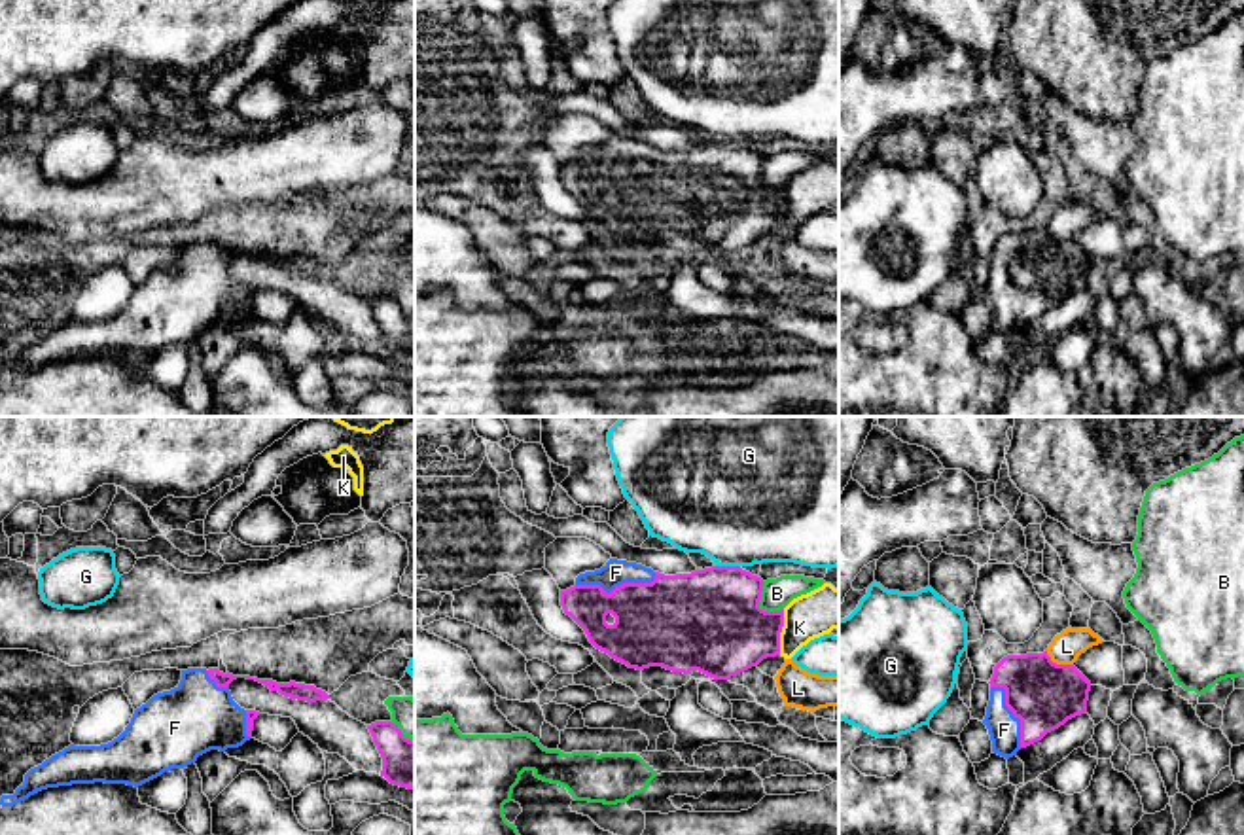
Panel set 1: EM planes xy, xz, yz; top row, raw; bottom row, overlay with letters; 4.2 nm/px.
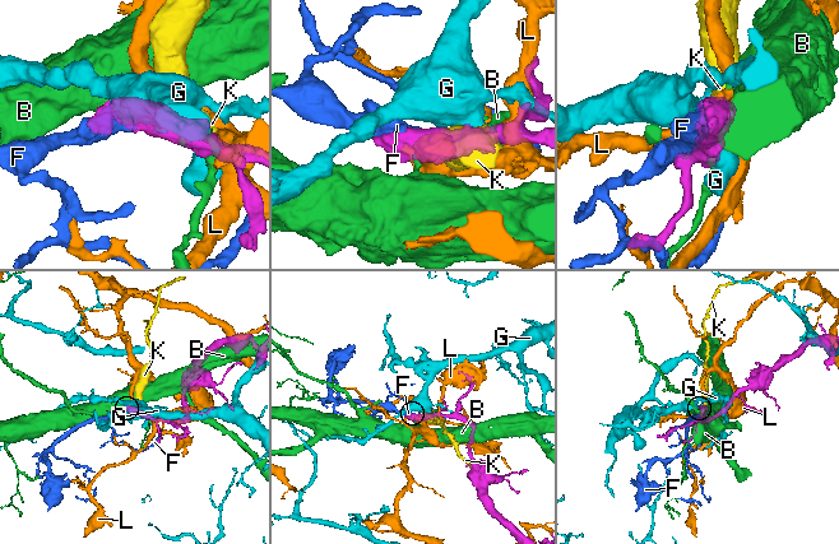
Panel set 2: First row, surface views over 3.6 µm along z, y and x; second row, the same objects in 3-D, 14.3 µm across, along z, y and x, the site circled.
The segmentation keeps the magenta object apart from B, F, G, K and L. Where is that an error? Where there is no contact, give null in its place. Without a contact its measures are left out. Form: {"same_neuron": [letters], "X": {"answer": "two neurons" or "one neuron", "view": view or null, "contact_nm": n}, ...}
{"same_neuron": ["F"], "B": {"answer": "two neurons", "view": "xz", "contact_nm": 160}, "F": {"answer": "one neuron", "view": "xz", "contact_nm": 340}, "G": {"answer": "two neurons", "view": "xz", "contact_nm": 100}, "K": {"answer": "two neurons", "view": "xz", "contact_nm": 190}, "L": {"answer": "two neurons", "view": "yz", "contact_nm": 130}}

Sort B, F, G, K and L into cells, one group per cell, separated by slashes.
B / F / G / K / L

